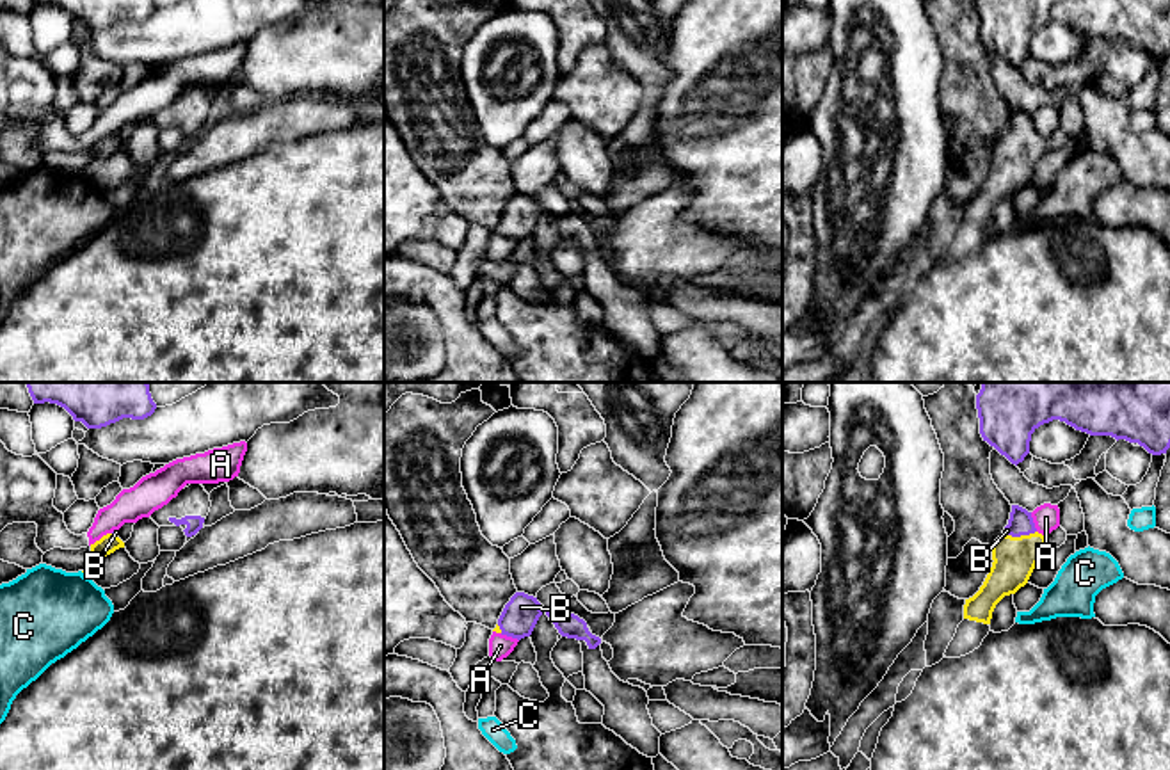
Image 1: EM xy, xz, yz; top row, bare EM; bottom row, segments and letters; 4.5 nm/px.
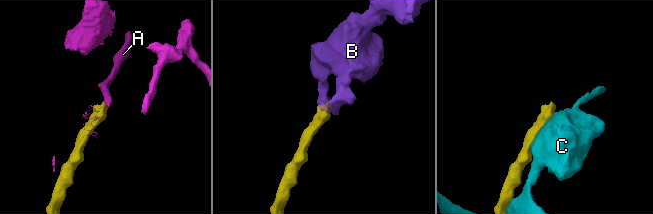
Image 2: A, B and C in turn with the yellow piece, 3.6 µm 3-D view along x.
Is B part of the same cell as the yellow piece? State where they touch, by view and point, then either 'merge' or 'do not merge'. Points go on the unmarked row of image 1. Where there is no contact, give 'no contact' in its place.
yz (1021, 137) | merge

